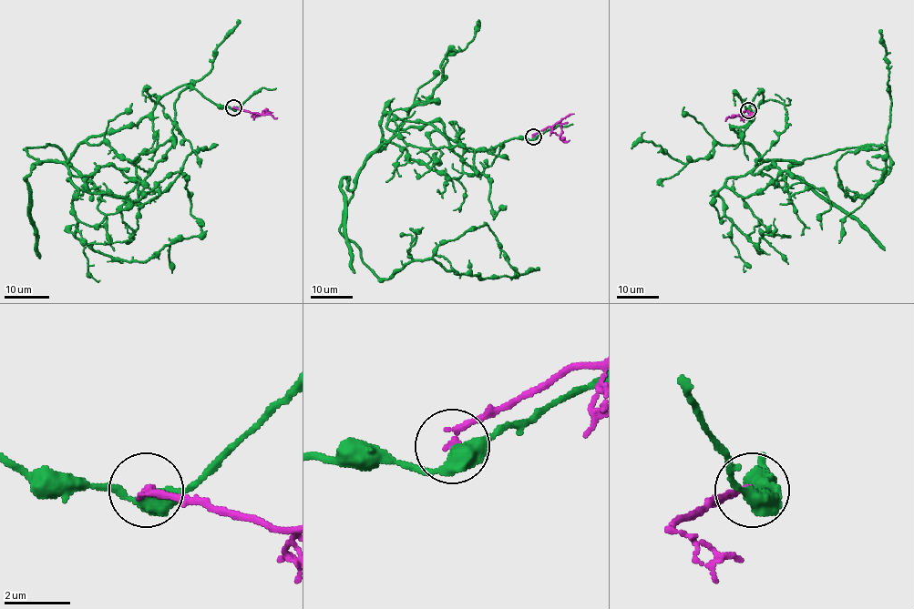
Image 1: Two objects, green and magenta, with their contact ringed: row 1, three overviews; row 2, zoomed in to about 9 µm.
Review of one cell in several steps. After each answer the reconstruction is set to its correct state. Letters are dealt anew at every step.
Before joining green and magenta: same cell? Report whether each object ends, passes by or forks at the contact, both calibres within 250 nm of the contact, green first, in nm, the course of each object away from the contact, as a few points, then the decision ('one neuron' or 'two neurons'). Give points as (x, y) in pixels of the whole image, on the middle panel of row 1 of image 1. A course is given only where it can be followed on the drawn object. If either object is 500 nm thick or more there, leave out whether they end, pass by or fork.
green passes by; magenta ends; calibres 460 and 200 nm; course green (533, 137), (468, 151), (441, 122), (400, 128), (339, 231), (377, 277), (425, 259), (479, 280), (538, 268); course magenta (533, 137), (559, 122), (562, 130), (559, 137), (566, 142), (569, 140); two neurons

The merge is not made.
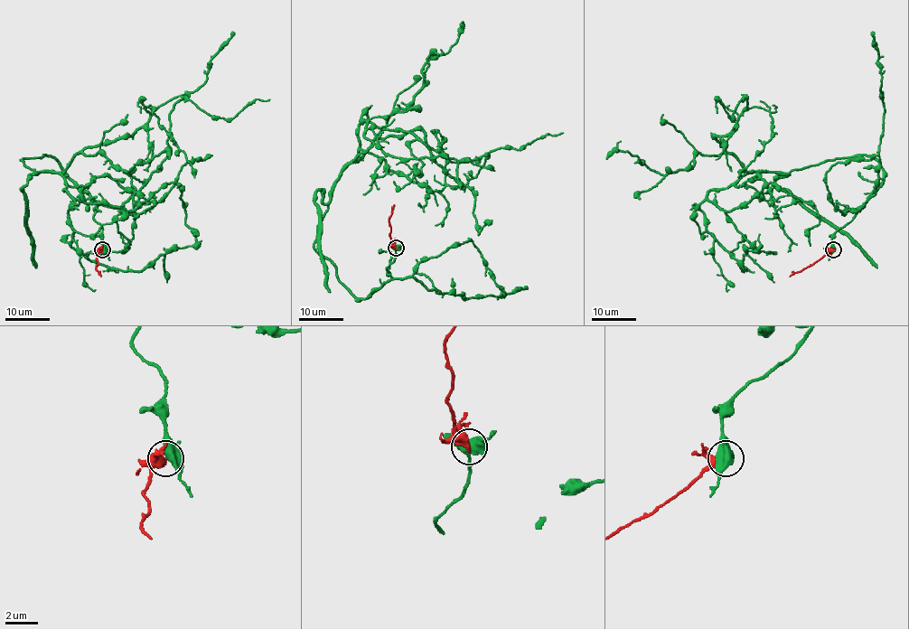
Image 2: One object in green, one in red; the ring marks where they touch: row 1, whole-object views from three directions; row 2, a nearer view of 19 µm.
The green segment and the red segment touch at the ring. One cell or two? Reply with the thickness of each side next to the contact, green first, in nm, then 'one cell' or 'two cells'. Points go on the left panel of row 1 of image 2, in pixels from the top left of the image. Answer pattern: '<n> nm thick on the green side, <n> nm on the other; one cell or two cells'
440 nm thick on the green side, 550 nm on the other; two cells

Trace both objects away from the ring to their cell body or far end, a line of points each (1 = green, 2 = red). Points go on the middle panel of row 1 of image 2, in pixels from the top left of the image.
1: (396, 248), (390, 278), (365, 298), (313, 248), (361, 123), (410, 132), (474, 196), (478, 234), (488, 225)
2: (396, 248), (391, 242), (389, 224), (394, 204)

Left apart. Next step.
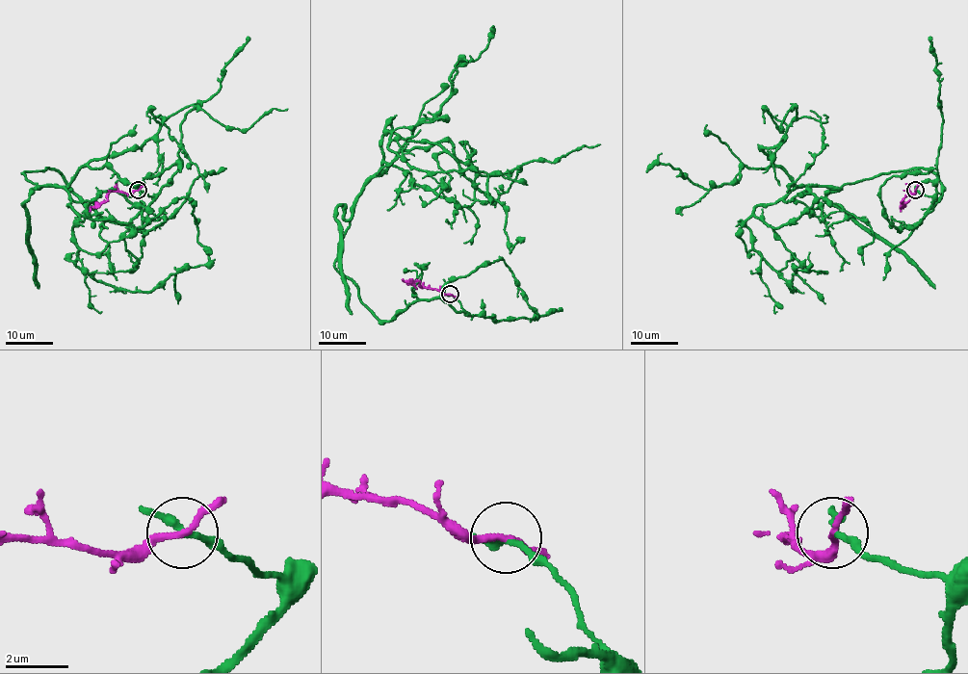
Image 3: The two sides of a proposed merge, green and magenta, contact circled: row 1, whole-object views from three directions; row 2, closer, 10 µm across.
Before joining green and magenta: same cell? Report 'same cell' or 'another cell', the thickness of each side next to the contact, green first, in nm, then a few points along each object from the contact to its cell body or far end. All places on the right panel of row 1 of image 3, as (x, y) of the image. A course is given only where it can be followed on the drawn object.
another cell | 220/190 nm | green via (916, 190), (920, 223), (942, 194), (922, 168), (755, 208), (779, 228), (824, 197), (871, 228), (864, 265) | magenta via (915, 190), (908, 192), (902, 201), (901, 212)

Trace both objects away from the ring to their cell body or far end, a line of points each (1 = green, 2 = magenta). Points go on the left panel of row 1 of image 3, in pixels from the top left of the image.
1: (138, 190), (152, 201), (117, 223), (61, 173), (22, 173), (137, 228), (187, 197), (208, 265)
2: (138, 190), (111, 192), (106, 201), (96, 203), (90, 212)

